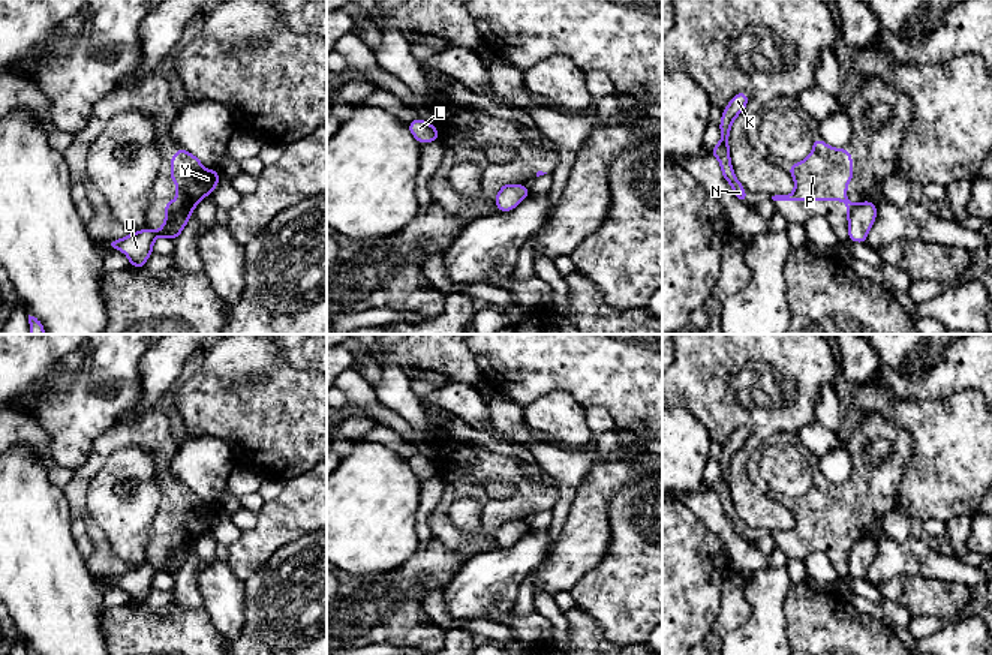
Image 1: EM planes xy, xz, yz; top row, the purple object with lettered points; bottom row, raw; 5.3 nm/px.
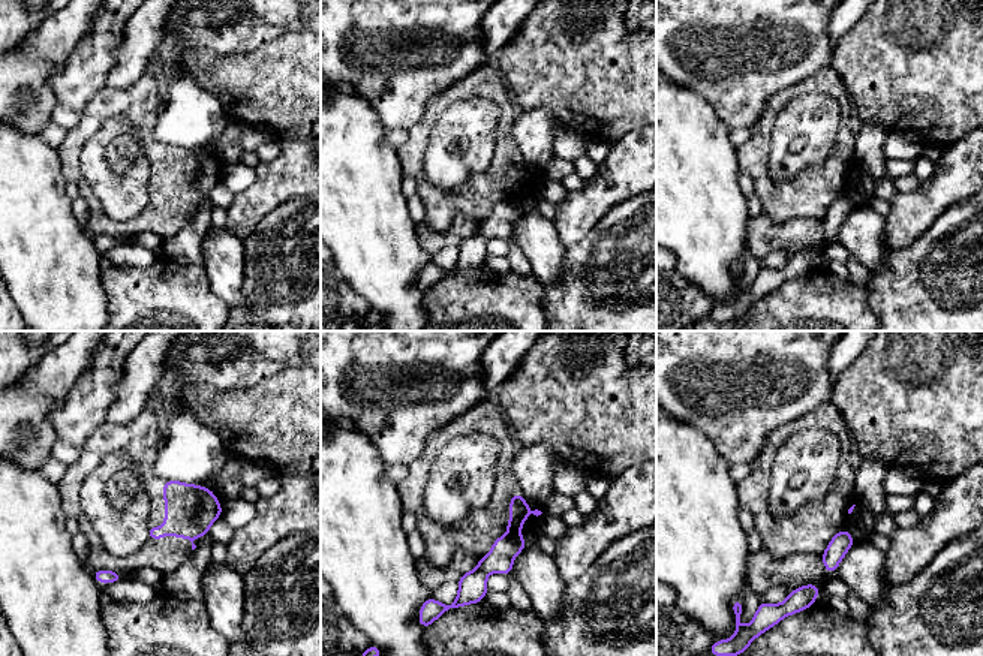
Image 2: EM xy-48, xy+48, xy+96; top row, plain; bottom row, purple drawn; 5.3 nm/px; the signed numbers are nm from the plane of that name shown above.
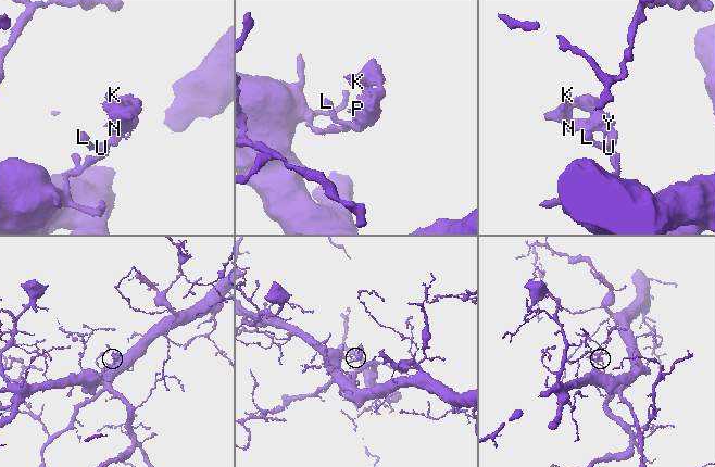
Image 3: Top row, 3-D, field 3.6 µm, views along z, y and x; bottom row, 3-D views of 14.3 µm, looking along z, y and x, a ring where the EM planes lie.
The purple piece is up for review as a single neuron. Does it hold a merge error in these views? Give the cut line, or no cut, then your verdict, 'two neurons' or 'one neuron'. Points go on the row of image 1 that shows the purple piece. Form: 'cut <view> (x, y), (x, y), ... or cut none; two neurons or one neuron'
cut xy (191, 210), (174, 215), (159, 230); two neurons

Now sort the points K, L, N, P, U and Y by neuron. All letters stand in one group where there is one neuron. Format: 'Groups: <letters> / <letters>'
Groups: K N P Y / L U

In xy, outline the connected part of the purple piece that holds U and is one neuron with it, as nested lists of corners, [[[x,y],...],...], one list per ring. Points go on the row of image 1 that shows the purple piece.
[[[184,211],[169,217],[163,229],[151,231],[144,228],[139,232],[129,234],[126,238],[111,240],[108,241],[108,249],[120,249],[129,258],[132,267],[144,268],[147,258],[153,253],[153,241],[157,237],[175,240],[190,216],[192,211]]]

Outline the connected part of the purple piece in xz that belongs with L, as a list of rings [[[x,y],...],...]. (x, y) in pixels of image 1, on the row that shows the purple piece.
[[[417,118],[408,124],[408,129],[418,142],[433,142],[439,139],[439,132],[436,126],[429,124],[423,118]]]

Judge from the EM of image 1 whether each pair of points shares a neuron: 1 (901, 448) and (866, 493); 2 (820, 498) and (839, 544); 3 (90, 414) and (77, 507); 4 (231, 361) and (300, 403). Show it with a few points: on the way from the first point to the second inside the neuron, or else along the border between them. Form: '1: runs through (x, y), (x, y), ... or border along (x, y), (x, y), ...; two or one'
1: runs through (899, 459), (877, 483); one
2: runs through (821, 510), (821, 526), (827, 532); one
3: border along (102, 433), (93, 444), (89, 457), (75, 471); two
4: runs through (248, 361), (258, 361), (283, 387); one

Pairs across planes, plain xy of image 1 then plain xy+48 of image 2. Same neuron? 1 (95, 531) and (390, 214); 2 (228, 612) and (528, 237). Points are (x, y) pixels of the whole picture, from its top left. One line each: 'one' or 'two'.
1: two
2: one

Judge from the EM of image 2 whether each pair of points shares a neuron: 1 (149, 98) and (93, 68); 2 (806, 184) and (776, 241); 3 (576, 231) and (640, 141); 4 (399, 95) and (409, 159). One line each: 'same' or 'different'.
1: different
2: different
3: same
4: different

